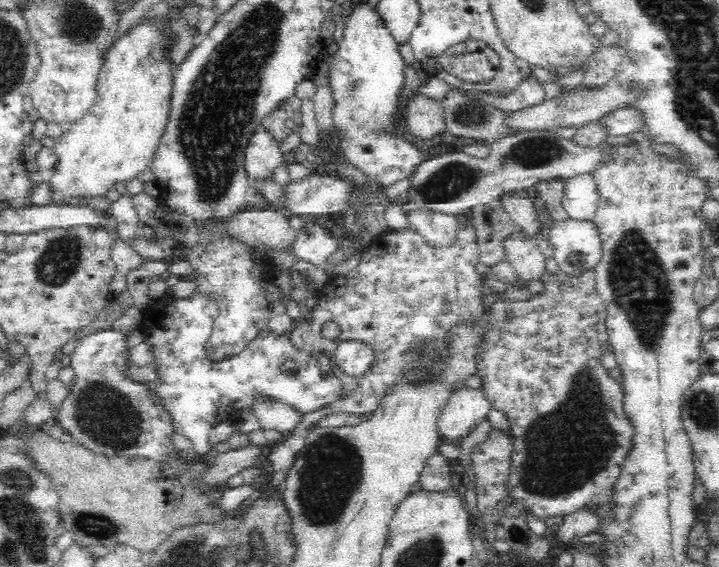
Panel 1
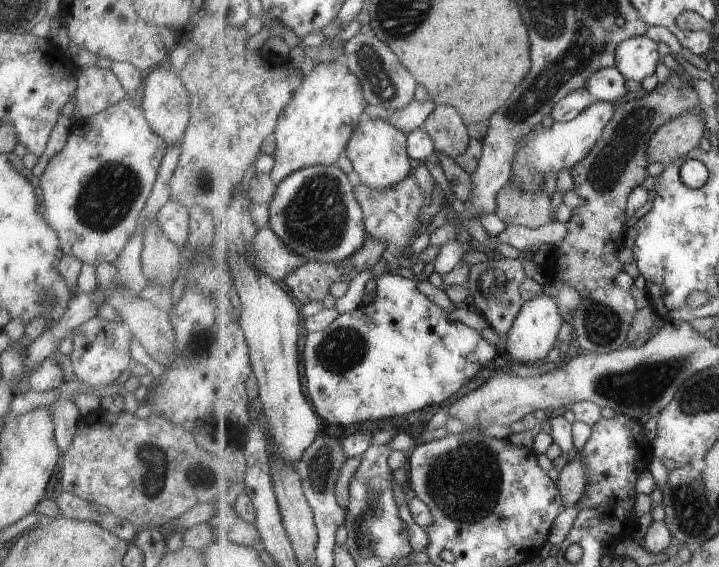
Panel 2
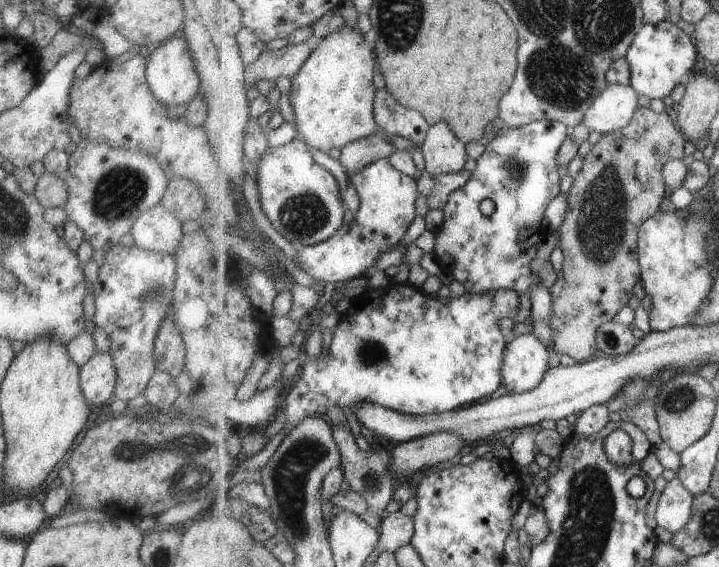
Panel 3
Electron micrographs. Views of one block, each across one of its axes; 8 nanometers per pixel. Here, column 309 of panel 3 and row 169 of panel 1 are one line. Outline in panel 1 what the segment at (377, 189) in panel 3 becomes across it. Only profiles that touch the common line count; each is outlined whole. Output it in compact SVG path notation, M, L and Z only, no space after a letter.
M262 126L254 129L248 141L244 164L249 180L270 179L274 170L284 164L280 143Z

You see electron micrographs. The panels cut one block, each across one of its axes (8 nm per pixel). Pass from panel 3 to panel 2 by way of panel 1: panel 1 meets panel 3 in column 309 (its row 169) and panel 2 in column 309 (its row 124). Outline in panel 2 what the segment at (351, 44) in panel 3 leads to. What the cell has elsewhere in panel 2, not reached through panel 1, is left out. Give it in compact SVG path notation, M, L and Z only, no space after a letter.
M344 63L317 64L304 75L276 126L275 166L270 172L275 184L290 174L313 165L337 165L369 106L362 80Z

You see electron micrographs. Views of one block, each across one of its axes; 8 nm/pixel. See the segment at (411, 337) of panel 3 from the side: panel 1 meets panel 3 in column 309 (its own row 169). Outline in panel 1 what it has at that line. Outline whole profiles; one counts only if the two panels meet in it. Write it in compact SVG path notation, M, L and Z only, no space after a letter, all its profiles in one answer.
M363 1L358 5L350 5L343 40L339 42L339 48L329 64L329 83L335 102L332 120L334 128L338 130L339 147L346 161L360 169L370 180L375 180L382 187L386 187L402 178L410 178L416 167L424 160L424 154L414 142L408 141L404 134L394 133L405 79L405 63L398 51L399 44L385 27L382 17L376 8L368 6L367 3Z

